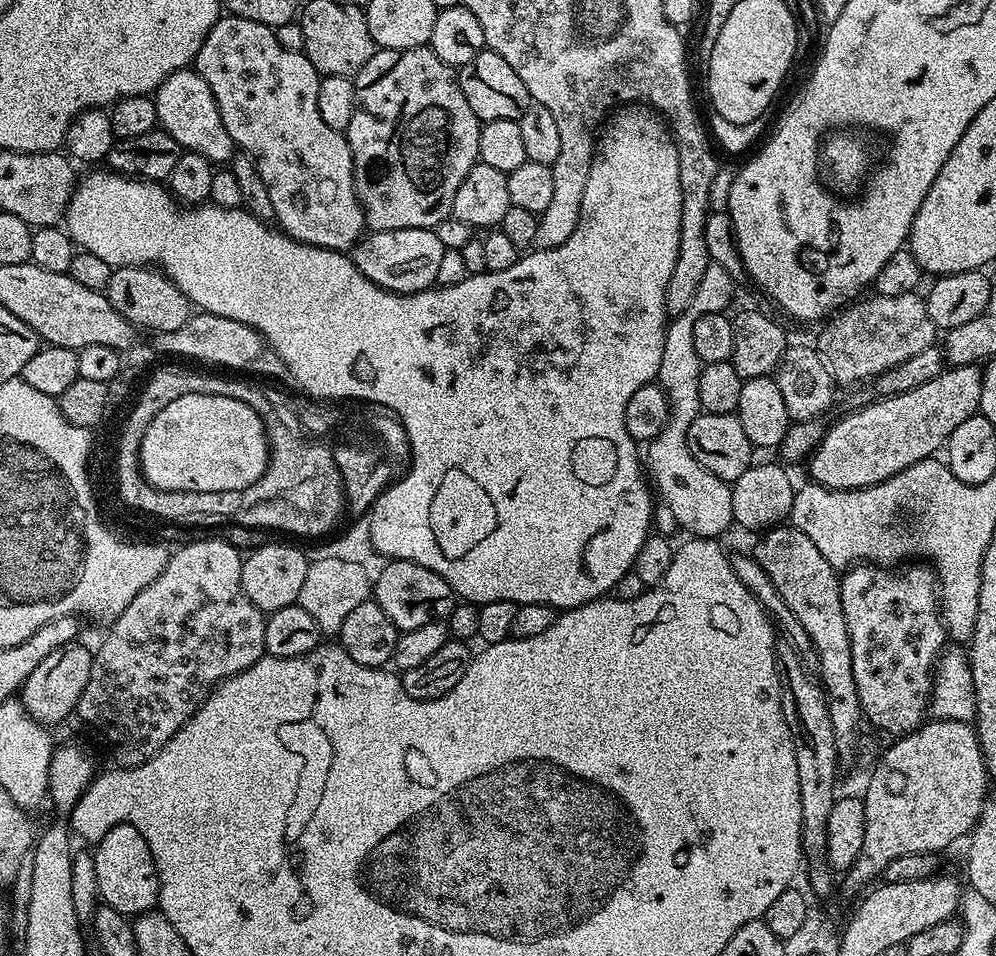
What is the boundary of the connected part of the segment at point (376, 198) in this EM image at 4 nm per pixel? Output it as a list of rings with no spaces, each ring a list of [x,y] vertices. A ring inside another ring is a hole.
[[[431,47],[411,48],[410,50],[390,50],[381,48],[362,66],[362,70],[354,77],[356,93],[354,102],[356,109],[350,114],[350,126],[347,130],[348,145],[354,162],[354,186],[364,208],[364,222],[371,231],[381,232],[382,230],[410,230],[411,228],[435,229],[444,219],[451,217],[454,194],[458,194],[458,186],[462,186],[462,178],[470,174],[470,170],[479,161],[478,134],[482,121],[476,117],[474,110],[470,110],[470,102],[466,102],[466,94],[462,94],[460,81],[453,65],[442,62],[438,54],[432,52]]]

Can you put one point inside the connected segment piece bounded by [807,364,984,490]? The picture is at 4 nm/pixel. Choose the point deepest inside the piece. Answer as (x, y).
(877, 442)

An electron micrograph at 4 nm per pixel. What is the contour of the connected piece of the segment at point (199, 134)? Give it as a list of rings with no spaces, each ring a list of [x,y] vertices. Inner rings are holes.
[[[191,67],[179,68],[170,74],[156,87],[157,125],[174,138],[185,152],[202,154],[202,158],[220,166],[231,161],[234,155],[234,145],[230,134],[226,134],[226,126],[222,126],[222,114],[218,110],[218,102],[214,102],[214,94],[210,94],[210,86],[206,86],[206,78],[202,78]]]

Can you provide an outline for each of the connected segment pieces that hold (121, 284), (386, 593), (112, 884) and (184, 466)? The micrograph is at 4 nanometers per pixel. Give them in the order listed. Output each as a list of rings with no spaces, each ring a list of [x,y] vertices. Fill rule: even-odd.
[[[155,267],[115,269],[108,283],[106,295],[110,306],[122,314],[137,329],[149,328],[149,333],[178,330],[190,315],[186,294],[174,286],[174,282]]]
[[[389,559],[385,564],[388,565],[374,576],[374,599],[378,606],[382,606],[382,614],[386,614],[400,632],[426,626],[426,622],[447,621],[458,597],[446,578],[426,566],[418,566],[418,562]]]
[[[116,822],[105,837],[94,844],[94,874],[96,891],[105,905],[127,918],[135,918],[143,912],[151,912],[160,898],[160,879],[156,877],[154,858],[150,846],[134,826]]]
[[[182,394],[174,398],[170,406],[162,406],[162,410],[154,414],[150,426],[146,426],[140,443],[140,470],[144,473],[144,479],[162,492],[244,492],[251,484],[258,483],[264,477],[269,455],[268,429],[264,426],[264,419],[253,408],[246,406],[246,402],[238,398],[222,398],[218,394]]]

